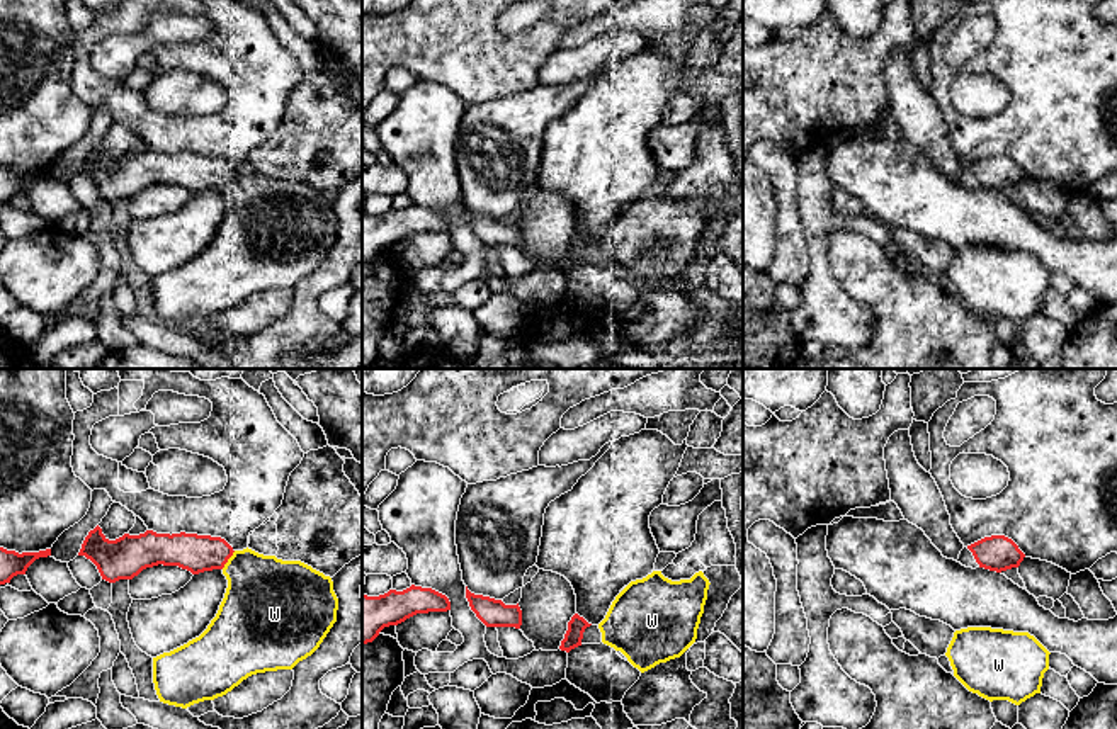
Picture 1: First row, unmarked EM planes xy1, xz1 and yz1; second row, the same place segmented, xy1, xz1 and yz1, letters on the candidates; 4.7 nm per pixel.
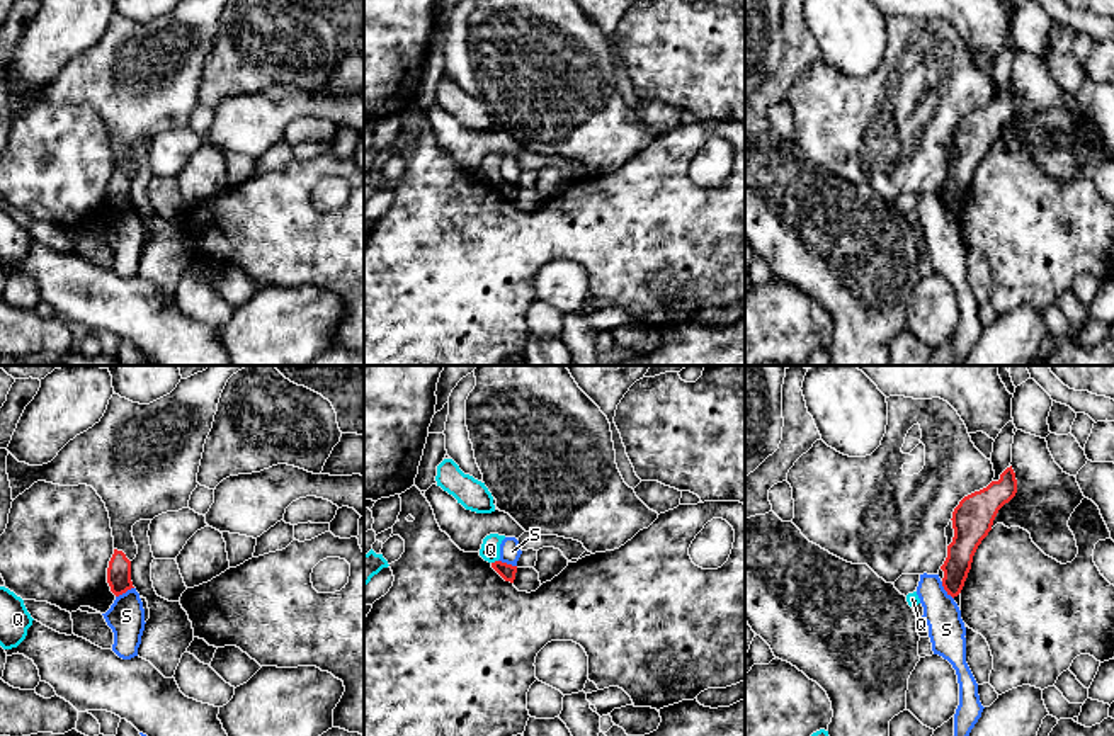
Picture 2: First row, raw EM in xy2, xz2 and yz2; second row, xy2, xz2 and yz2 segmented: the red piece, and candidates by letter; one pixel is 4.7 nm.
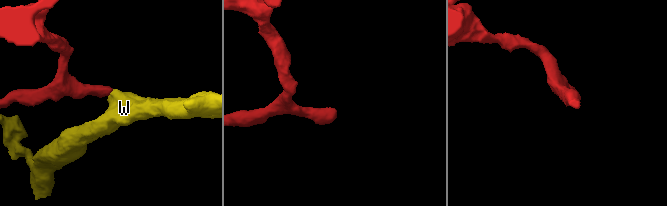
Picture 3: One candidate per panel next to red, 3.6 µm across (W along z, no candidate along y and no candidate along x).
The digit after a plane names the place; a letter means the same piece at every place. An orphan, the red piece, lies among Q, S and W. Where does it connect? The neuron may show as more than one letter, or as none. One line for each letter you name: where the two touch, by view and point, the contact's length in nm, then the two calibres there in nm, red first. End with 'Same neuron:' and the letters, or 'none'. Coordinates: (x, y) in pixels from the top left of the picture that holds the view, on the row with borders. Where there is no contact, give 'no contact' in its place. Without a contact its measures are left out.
W: contact xy1 (228, 558); length 110 nm; calibres 180 and 360 nm
Same neuron: W

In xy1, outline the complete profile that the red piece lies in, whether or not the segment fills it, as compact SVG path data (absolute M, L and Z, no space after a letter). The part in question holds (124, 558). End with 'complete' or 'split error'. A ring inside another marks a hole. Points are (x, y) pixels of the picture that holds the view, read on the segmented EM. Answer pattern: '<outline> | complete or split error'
M97 525L78 556L90 559L102 579L133 579L158 564L199 574L221 569L228 579L224 598L207 629L187 644L153 658L153 683L160 702L187 709L226 695L252 675L292 670L311 656L337 622L338 598L330 576L301 561L282 561L252 549L235 551L224 539L197 534L124 534L109 540Z | split error

